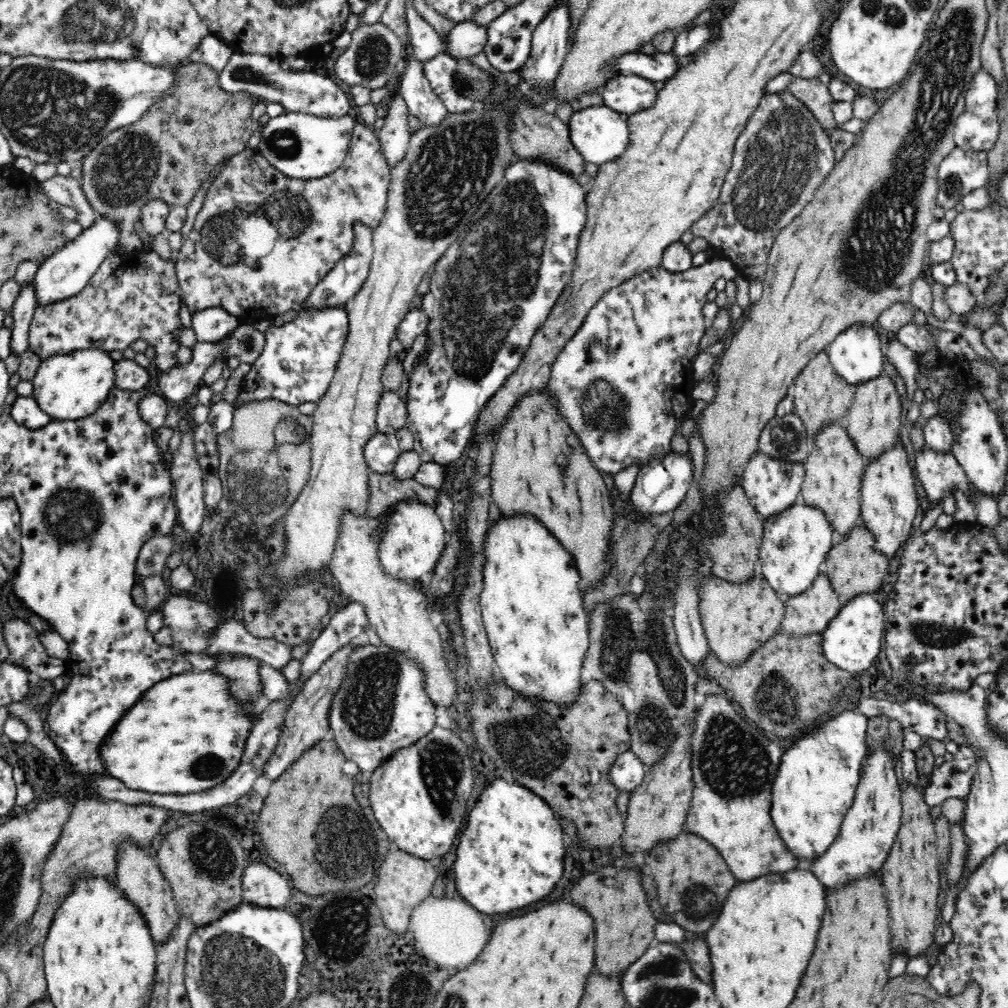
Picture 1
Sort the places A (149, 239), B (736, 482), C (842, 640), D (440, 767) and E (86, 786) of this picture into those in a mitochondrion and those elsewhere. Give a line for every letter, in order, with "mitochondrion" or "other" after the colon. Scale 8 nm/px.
A: other
B: other
C: other
D: mitochondrion
E: other

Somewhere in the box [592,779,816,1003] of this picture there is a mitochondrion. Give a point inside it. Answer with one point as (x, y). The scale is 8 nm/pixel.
(698, 903)

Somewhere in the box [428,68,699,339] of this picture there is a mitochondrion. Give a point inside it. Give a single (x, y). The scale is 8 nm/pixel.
(466, 86)

